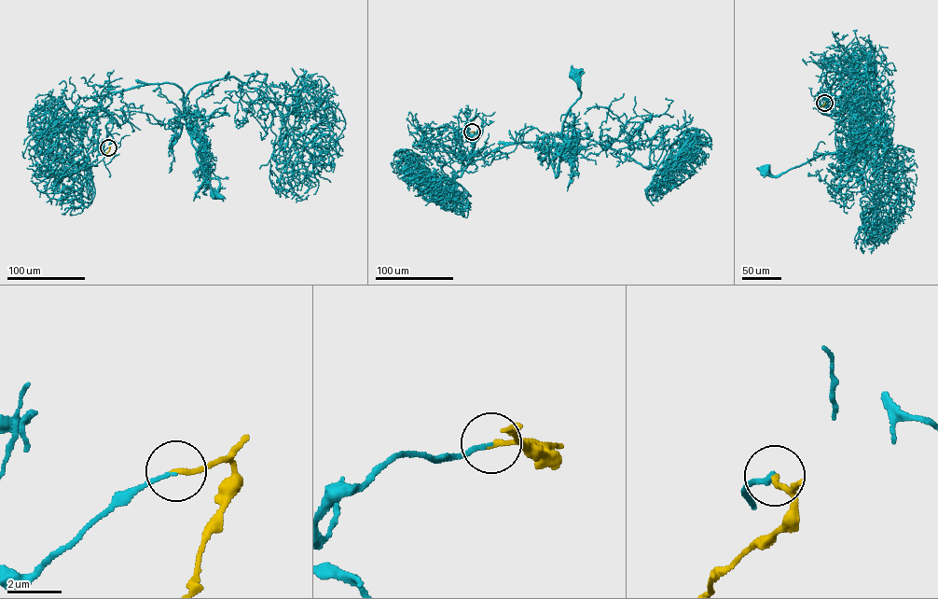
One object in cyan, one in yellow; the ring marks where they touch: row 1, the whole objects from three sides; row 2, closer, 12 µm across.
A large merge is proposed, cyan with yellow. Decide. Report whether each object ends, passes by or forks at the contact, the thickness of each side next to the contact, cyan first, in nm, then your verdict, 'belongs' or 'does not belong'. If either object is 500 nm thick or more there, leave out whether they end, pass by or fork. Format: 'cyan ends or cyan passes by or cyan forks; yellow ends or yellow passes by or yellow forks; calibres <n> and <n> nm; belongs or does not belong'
cyan ends; yellow ends; calibres 110 and 180 nm; belongs

